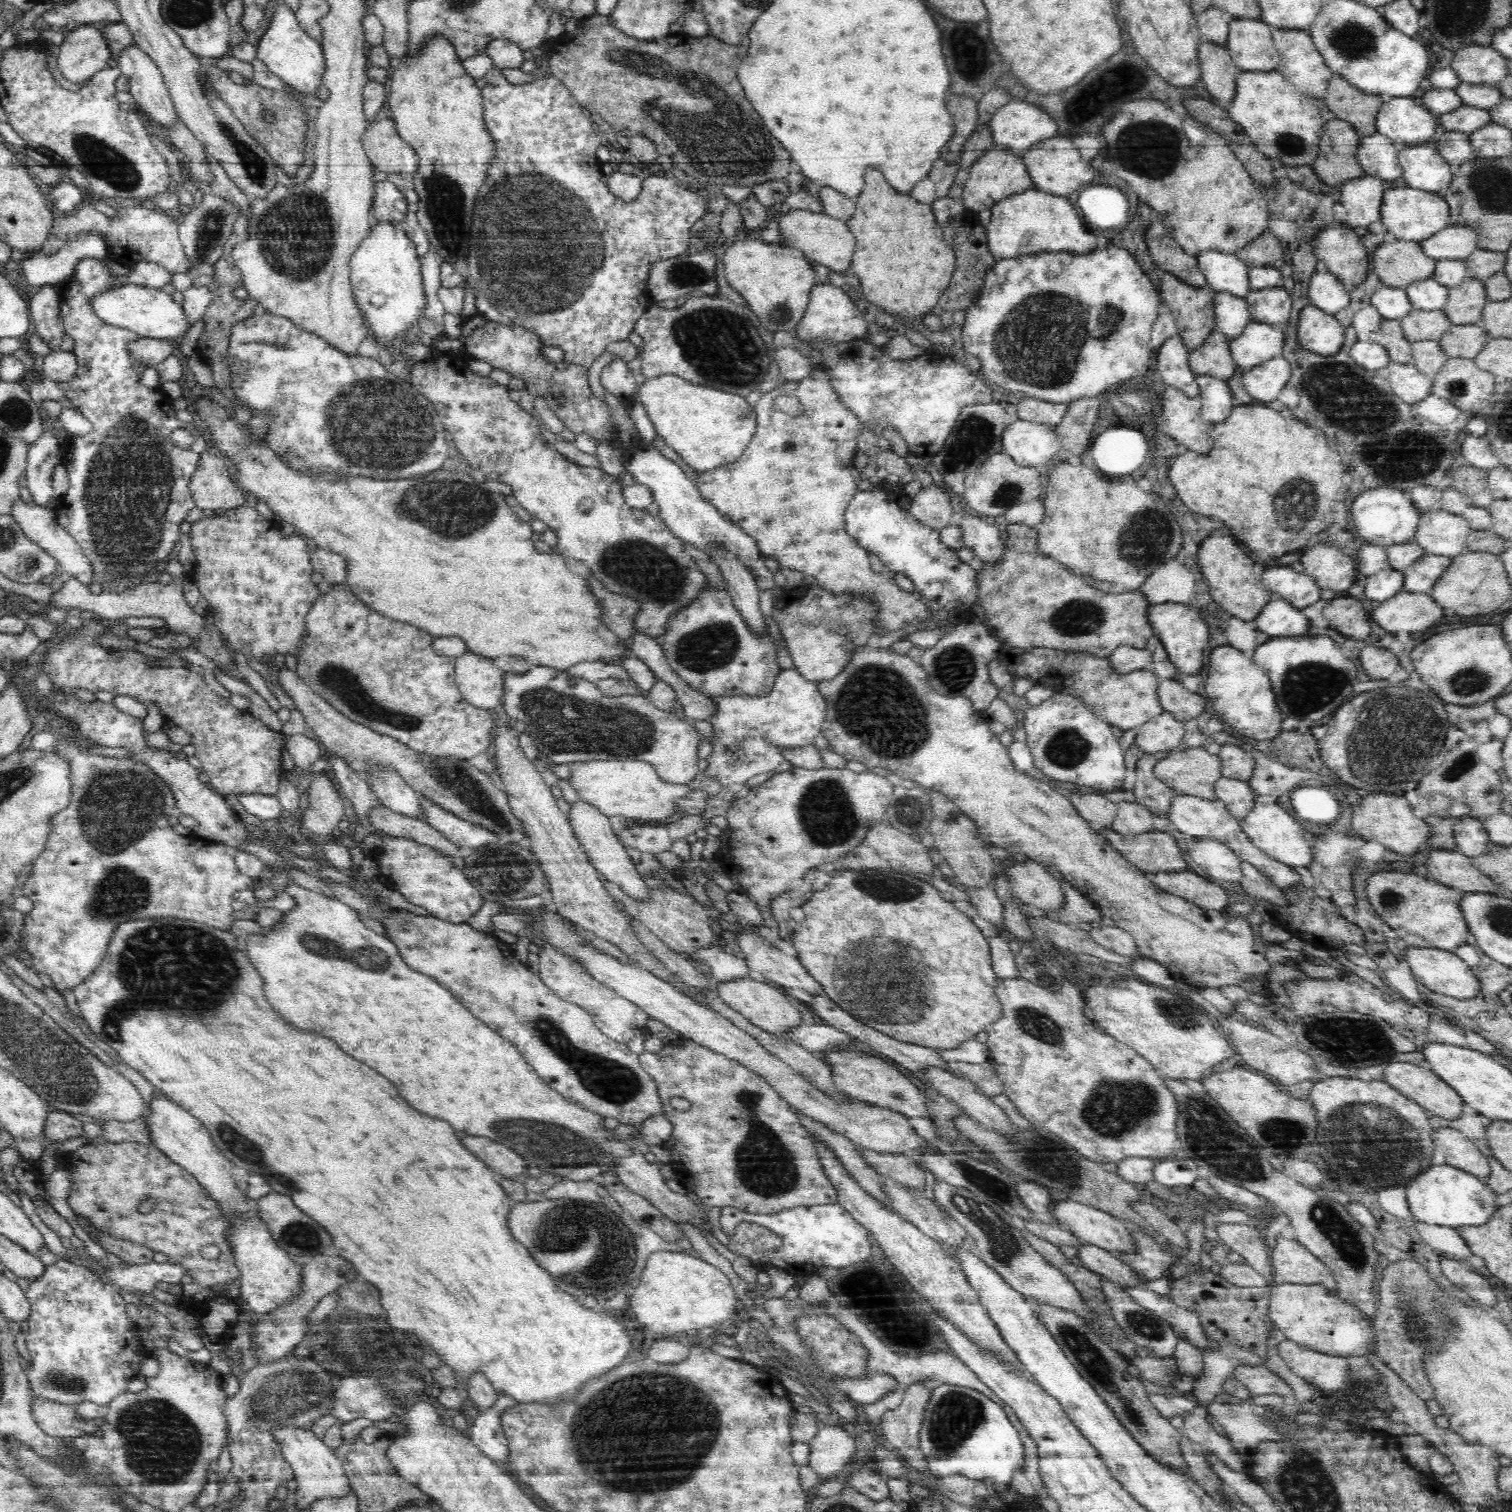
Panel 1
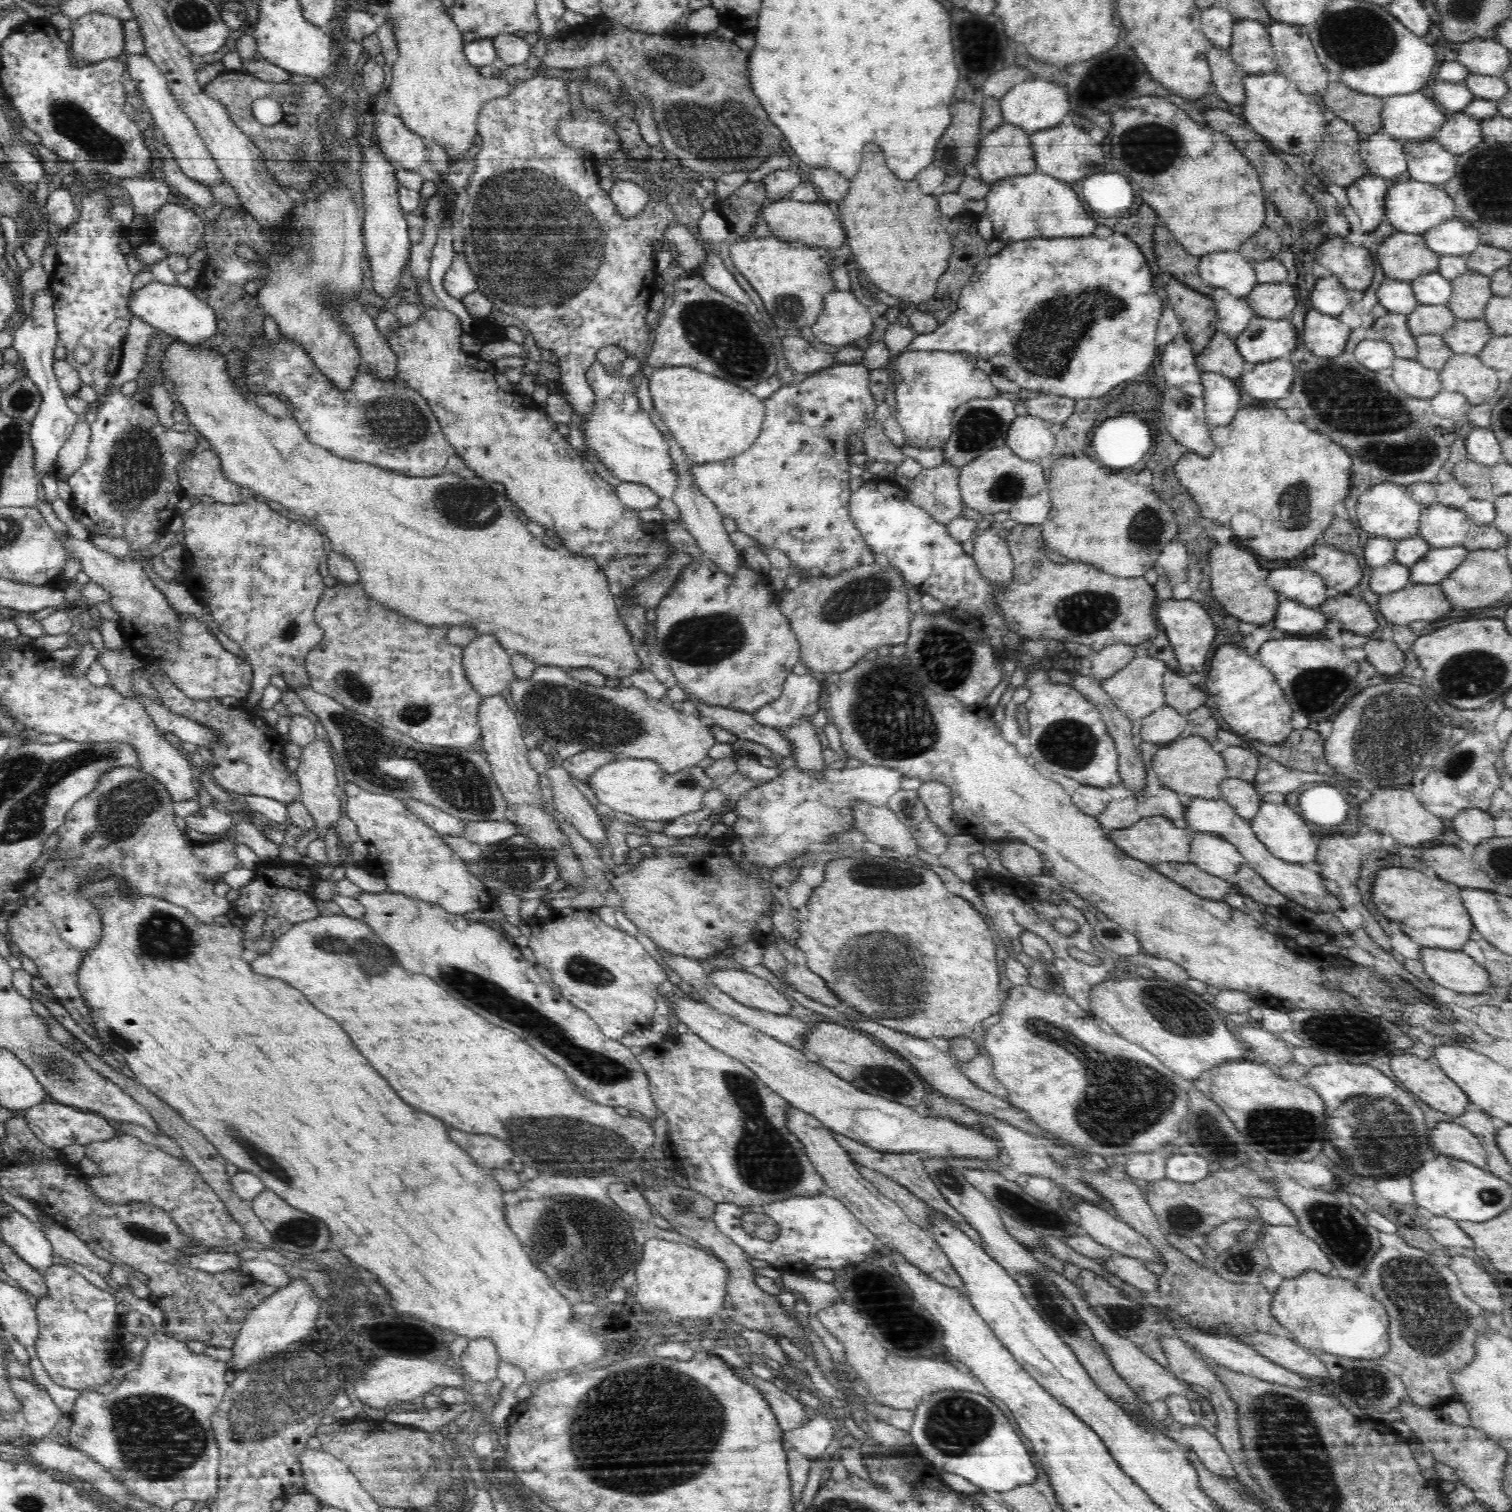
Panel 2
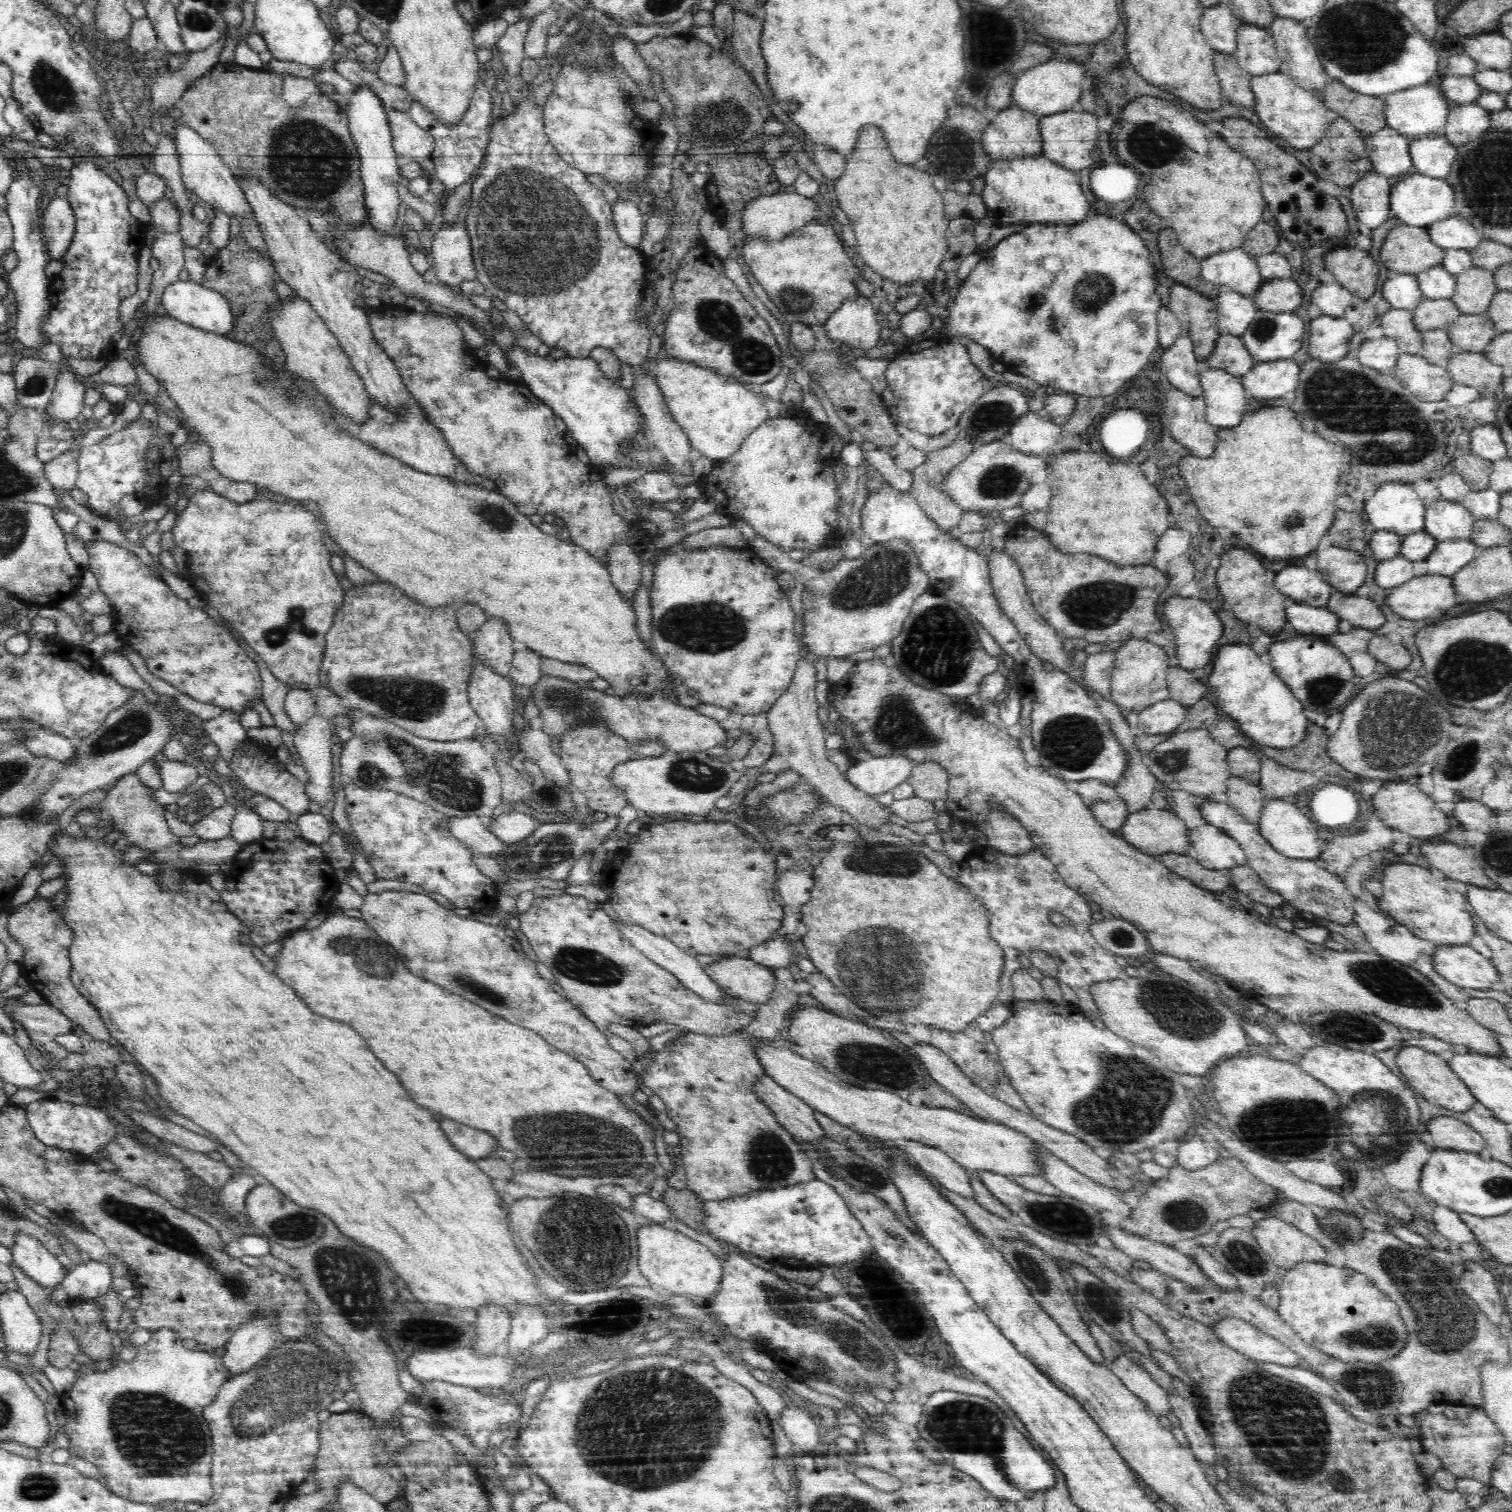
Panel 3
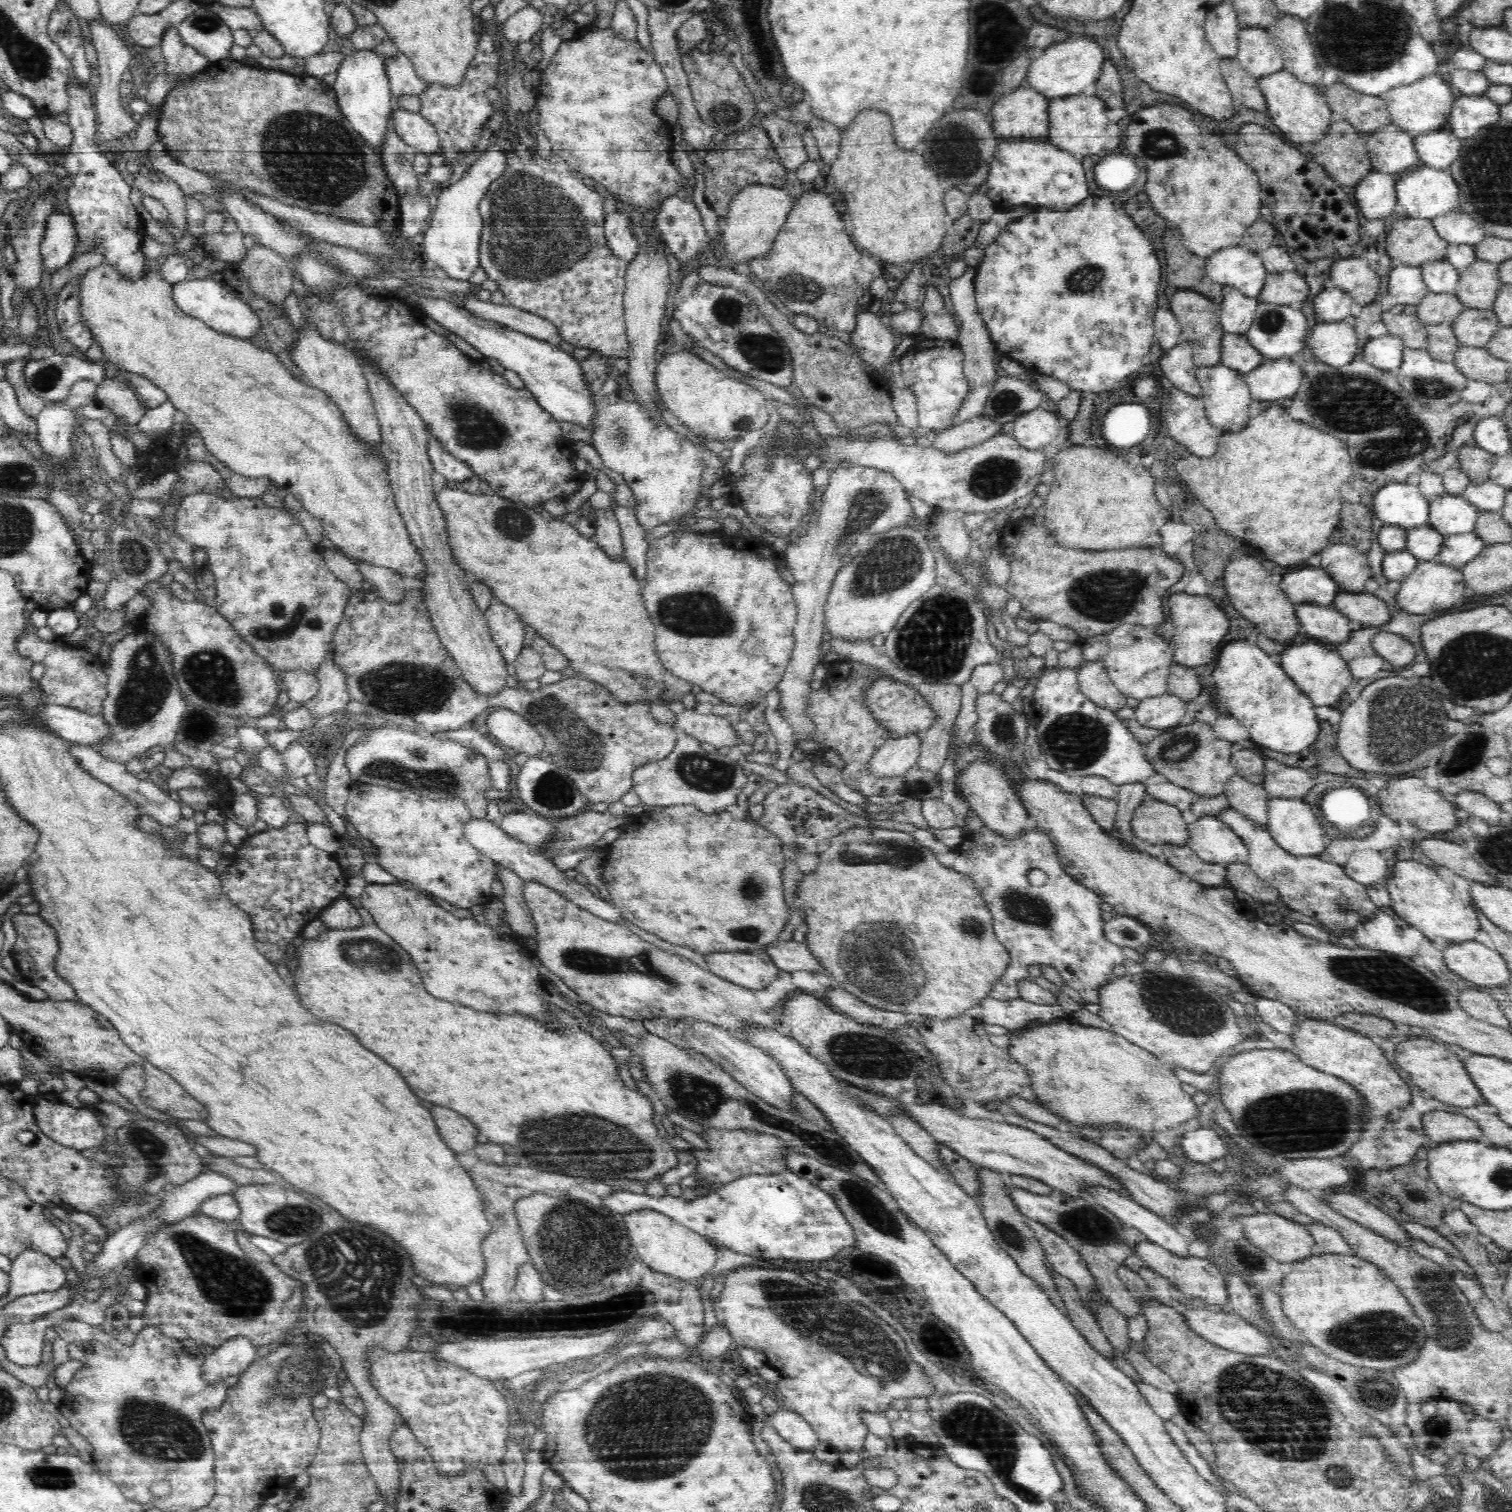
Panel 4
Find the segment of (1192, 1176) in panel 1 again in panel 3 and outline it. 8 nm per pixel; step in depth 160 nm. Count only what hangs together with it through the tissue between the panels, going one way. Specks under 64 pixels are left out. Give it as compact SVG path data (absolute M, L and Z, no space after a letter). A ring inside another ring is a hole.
M1193 1131L1188 1132L1180 1141L1179 1153L1175 1164L1186 1170L1198 1170L1213 1162L1220 1156L1219 1152L1205 1141L1202 1141Z

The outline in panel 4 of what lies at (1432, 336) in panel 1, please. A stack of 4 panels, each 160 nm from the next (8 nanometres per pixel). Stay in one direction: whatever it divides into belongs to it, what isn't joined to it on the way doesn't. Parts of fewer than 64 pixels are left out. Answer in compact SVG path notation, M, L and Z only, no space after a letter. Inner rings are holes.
M1429 292L1417 304L1418 319L1426 326L1452 323L1464 310L1462 301L1455 294L1446 292Z

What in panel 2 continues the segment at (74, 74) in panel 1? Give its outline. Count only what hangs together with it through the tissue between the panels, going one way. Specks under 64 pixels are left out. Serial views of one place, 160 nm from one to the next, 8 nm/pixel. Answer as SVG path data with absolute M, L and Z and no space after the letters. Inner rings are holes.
M90 12L72 21L71 57L76 65L93 65L118 57L124 48L124 20L111 14Z

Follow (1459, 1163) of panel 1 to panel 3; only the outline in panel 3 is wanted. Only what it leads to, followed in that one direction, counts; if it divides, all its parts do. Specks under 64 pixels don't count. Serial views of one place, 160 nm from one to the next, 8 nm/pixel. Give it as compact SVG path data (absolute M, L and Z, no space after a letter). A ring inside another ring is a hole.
M1436 1116L1428 1122L1427 1132L1431 1134L1436 1149L1486 1154L1487 1144L1481 1134L1474 1127L1451 1116Z

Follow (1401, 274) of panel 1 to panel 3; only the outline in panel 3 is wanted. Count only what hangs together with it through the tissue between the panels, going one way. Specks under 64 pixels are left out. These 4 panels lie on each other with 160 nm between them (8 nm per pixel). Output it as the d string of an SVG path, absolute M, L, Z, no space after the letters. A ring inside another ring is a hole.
M1398 225L1390 230L1380 249L1380 258L1390 273L1418 274L1443 261L1446 249L1434 244L1428 228Z

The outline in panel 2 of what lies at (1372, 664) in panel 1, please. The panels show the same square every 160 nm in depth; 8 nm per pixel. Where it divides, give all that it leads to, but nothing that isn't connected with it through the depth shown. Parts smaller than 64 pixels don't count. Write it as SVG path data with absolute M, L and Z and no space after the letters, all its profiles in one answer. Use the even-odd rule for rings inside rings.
M1370 639L1363 649L1366 651L1368 662L1384 677L1388 677L1386 674L1392 677L1392 674L1400 672L1405 666L1406 654L1398 648L1395 642Z

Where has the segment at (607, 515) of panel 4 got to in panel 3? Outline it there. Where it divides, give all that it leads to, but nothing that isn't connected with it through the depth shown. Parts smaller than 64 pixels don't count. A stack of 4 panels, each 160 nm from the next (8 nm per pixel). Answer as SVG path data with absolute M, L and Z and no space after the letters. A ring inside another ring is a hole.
M614 542L606 548L606 562L614 584L622 588L622 596L633 600L642 580L642 563L635 549L624 542Z

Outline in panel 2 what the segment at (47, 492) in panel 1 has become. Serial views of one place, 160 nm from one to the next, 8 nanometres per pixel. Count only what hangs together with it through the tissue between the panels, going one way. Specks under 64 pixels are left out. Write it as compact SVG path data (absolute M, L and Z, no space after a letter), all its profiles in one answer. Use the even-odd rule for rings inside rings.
M48 287L39 290L33 298L34 308L30 316L26 318L24 323L13 334L13 347L22 356L24 368L27 368L26 376L38 386L42 402L40 403L38 412L33 418L29 437L36 455L35 473L53 474L59 451L64 447L64 443L72 434L74 424L79 421L77 415L67 403L68 396L60 389L59 381L56 379L53 364L54 350L59 342L57 327L55 322L54 301Z

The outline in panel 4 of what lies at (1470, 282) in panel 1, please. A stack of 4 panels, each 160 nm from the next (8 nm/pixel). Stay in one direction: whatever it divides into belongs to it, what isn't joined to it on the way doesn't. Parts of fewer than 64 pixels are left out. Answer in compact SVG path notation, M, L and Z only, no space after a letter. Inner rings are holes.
M1476 259L1470 266L1460 270L1454 294L1465 309L1491 309L1503 283L1499 265L1488 260Z

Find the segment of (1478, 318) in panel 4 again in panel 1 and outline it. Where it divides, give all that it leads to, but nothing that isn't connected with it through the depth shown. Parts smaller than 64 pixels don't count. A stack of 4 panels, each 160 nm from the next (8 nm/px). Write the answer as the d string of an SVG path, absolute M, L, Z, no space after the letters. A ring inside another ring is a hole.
M1480 324L1454 325L1439 341L1440 347L1449 357L1473 359L1490 337Z

